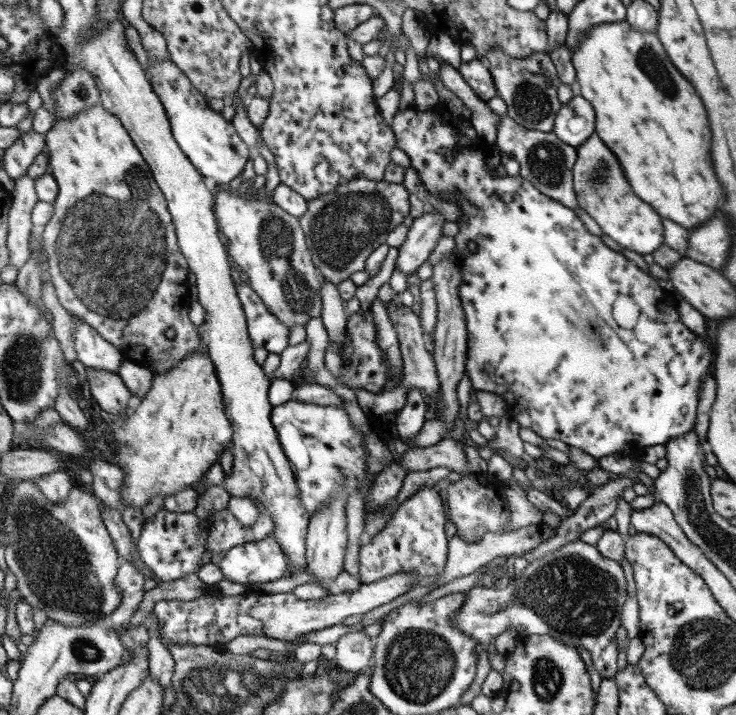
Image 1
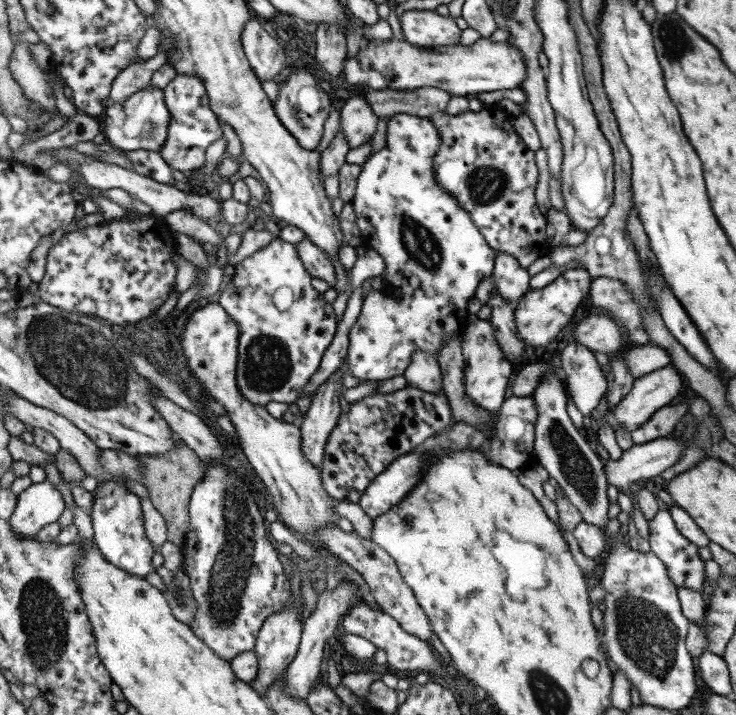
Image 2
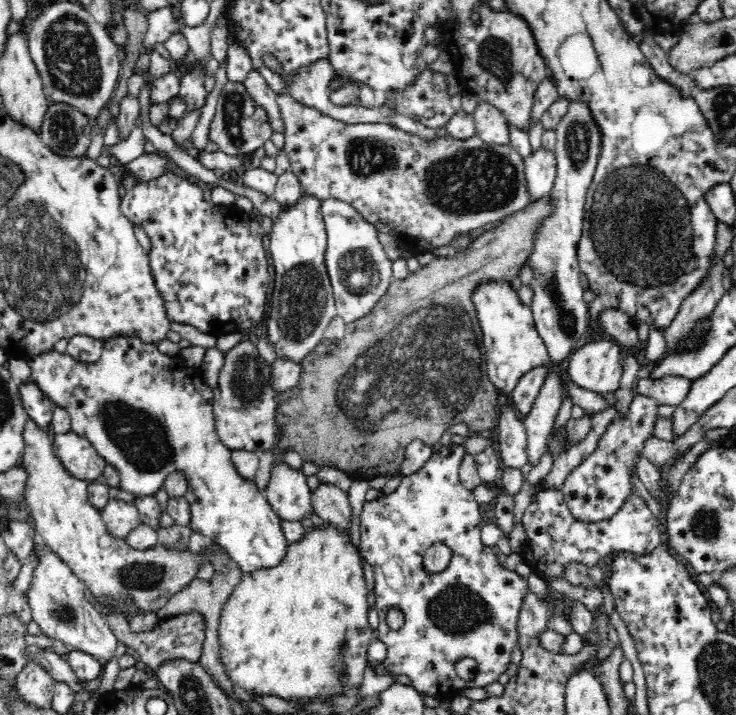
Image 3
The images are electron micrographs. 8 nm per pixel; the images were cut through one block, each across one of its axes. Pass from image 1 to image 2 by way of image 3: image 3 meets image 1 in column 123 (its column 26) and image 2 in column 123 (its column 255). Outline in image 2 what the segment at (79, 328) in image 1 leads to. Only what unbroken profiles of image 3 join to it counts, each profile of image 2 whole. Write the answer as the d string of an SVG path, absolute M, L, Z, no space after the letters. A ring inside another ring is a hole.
M116 479L98 485L94 493L95 503L93 503L93 510L90 511L95 532L93 538L107 560L125 569L125 572L140 577L146 577L149 572L155 571L156 568L153 568L151 560L157 548L153 546L147 534L141 498L131 492L127 484Z

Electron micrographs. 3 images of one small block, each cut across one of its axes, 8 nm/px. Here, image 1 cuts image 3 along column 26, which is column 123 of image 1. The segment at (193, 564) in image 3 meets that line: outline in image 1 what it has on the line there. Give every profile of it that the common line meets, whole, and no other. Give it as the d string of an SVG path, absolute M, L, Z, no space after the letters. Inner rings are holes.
M202 343L202 350L192 352L187 358L178 362L169 372L165 374L155 374L154 385L151 387L148 396L142 399L140 407L131 414L128 418L128 422L117 423L115 429L116 447L113 450L114 459L125 473L125 480L122 486L122 508L125 508L125 505L132 506L132 508L145 508L155 496L167 498L167 496L173 496L173 494L177 494L177 492L189 488L191 484L199 482L199 480L211 470L211 466L213 466L215 462L218 462L218 460L221 460L223 450L227 447L232 447L230 451L233 451L234 445L234 428L225 412L223 385L220 383L219 373L216 371L215 361L212 360L211 352L208 351L208 346Z

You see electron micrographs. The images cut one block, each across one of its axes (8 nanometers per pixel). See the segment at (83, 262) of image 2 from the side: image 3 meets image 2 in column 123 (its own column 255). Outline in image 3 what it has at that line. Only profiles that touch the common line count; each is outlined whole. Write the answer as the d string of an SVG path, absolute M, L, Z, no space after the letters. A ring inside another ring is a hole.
M169 170L159 178L138 183L121 199L122 214L132 226L142 228L152 242L150 270L170 324L192 325L200 332L224 336L235 331L249 331L251 327L260 324L262 316L266 316L270 266L263 246L265 232L253 215L237 207L217 206L207 202L196 176L190 174L182 179L179 174Z

